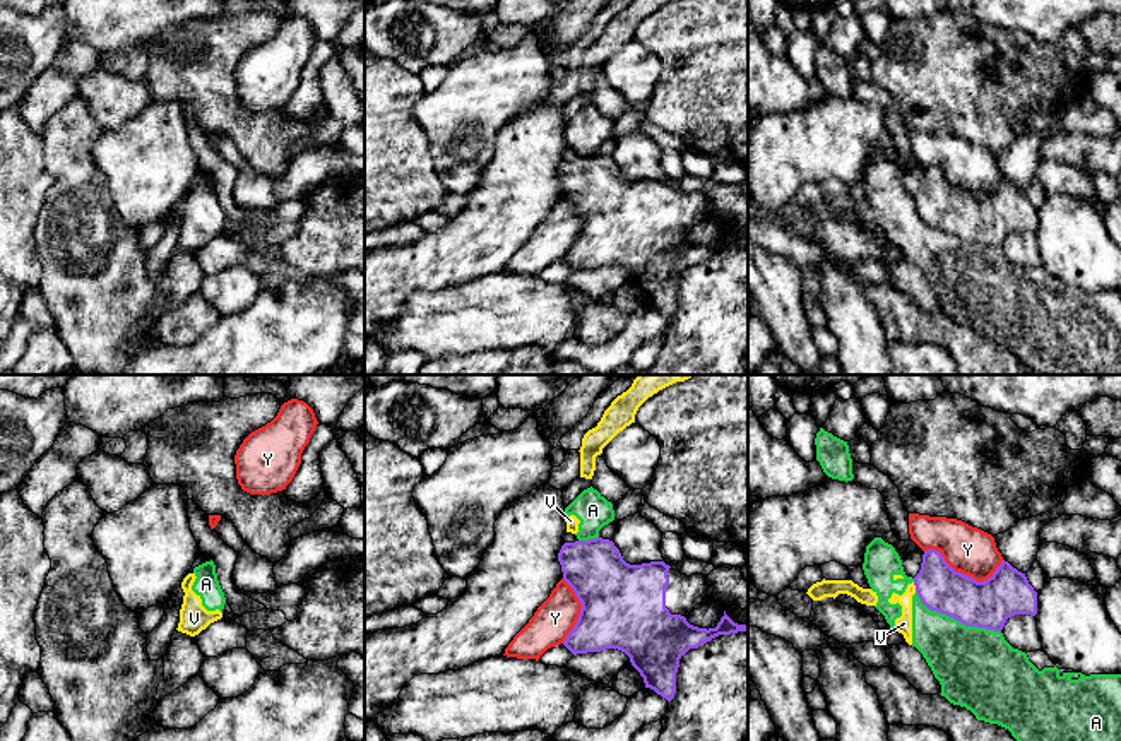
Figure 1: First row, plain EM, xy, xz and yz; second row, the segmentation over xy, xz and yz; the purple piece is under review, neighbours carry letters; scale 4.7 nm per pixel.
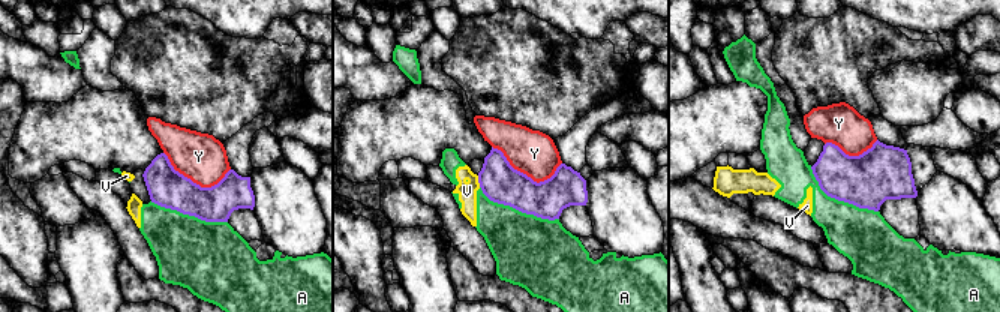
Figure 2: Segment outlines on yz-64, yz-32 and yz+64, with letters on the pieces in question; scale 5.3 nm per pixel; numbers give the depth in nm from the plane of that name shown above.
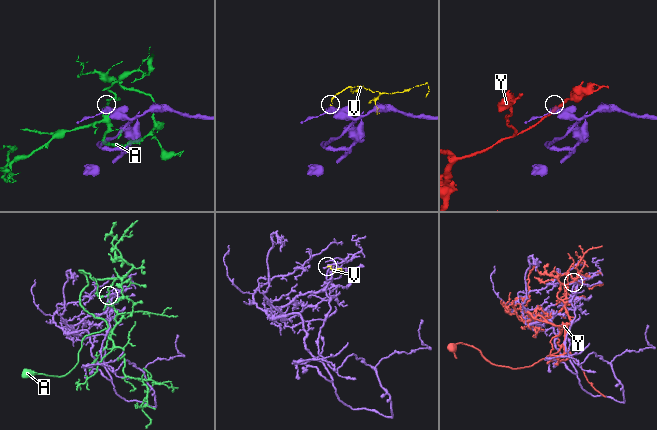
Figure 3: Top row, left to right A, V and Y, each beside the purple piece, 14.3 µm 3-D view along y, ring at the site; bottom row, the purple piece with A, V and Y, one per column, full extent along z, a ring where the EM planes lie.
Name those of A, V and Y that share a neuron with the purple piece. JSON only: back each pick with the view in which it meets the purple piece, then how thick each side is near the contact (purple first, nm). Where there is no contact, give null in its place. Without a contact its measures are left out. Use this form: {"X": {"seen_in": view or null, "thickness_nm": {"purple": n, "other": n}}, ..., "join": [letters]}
{"join": []}

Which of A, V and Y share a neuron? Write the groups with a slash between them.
A V / Y

